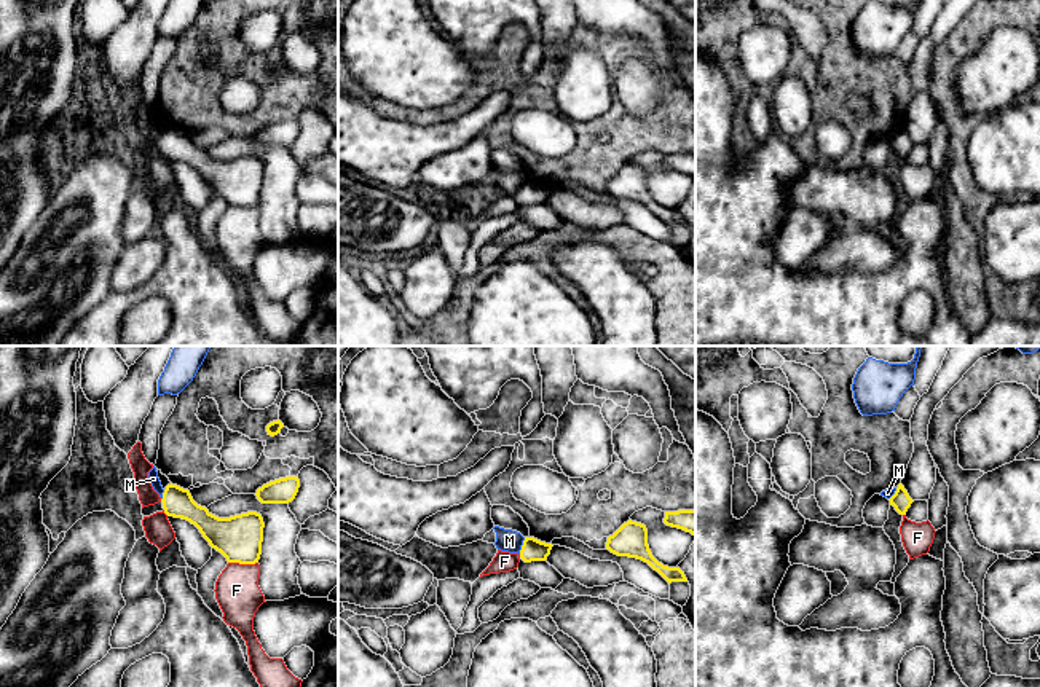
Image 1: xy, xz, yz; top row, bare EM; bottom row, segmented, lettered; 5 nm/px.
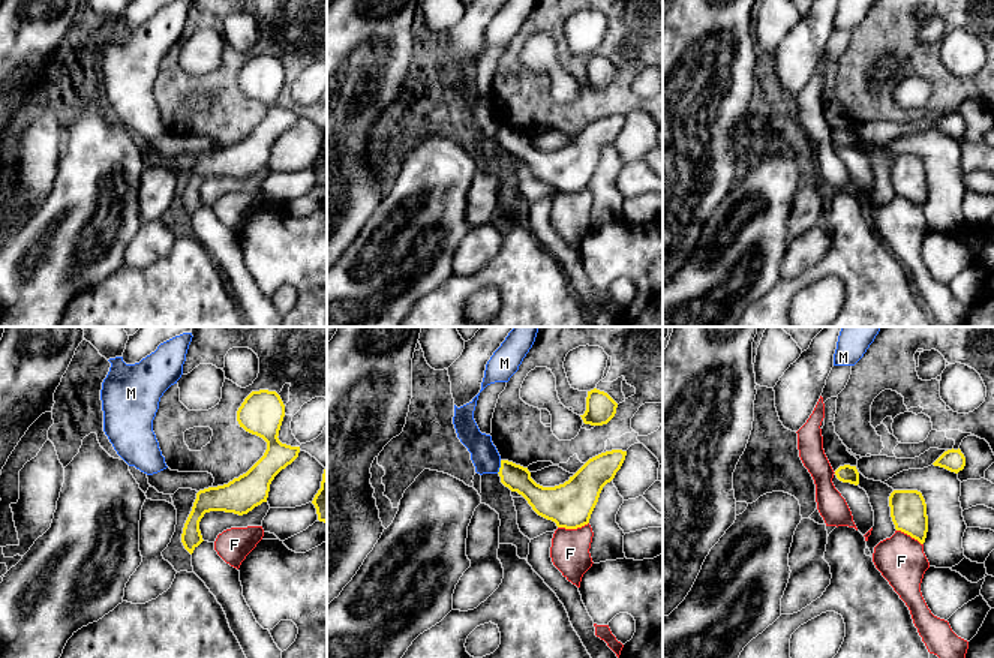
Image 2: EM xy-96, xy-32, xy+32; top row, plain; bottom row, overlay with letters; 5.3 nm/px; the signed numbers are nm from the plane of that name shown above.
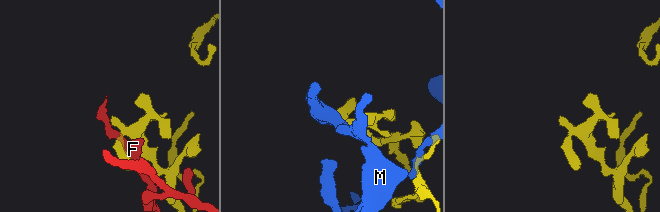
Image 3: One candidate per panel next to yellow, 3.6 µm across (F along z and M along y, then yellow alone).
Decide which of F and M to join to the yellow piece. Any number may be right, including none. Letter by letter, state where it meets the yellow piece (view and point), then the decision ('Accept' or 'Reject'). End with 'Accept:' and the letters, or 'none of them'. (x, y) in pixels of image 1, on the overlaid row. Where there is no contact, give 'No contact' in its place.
F: Touches yellow at xy (243, 563). Reject
M: Touches yellow at xz (522, 545). Reject
Accept: none of them

